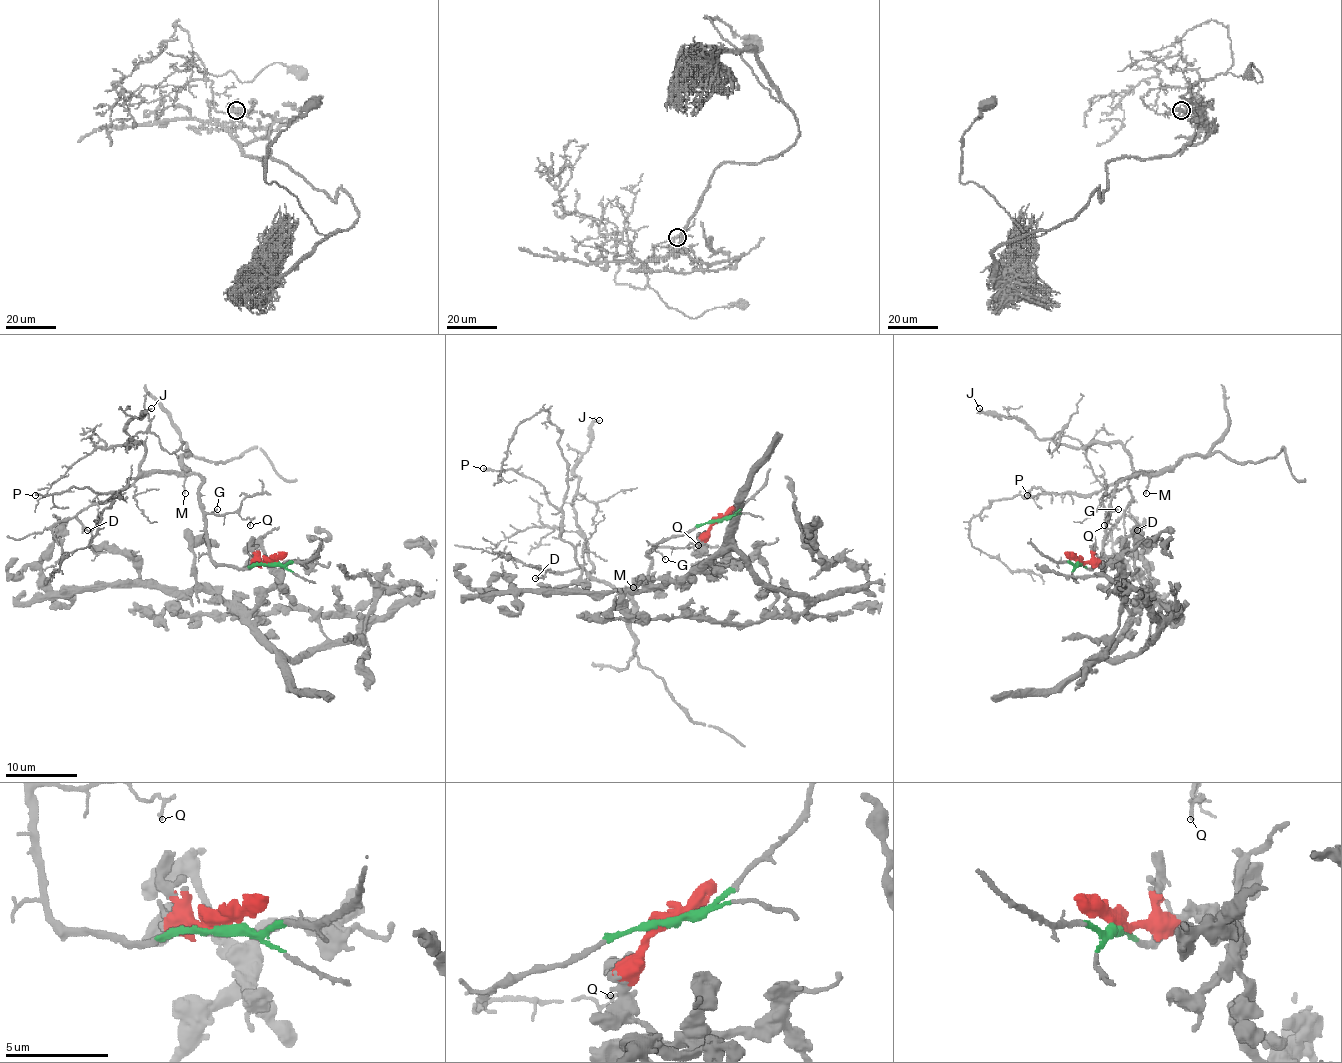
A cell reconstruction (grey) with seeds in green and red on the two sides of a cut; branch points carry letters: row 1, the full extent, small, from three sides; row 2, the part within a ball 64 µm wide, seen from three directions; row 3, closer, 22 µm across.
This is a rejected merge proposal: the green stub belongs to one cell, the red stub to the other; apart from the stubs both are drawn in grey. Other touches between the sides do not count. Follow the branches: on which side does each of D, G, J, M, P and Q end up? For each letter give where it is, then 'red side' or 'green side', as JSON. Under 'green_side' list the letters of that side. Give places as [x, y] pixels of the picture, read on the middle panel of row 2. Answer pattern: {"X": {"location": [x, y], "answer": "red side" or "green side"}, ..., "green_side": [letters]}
{"D": {"location": [535, 578], "answer": "green side"}, "G": {"location": [665, 559], "answer": "green side"}, "J": {"location": [599, 420], "answer": "green side"}, "M": {"location": [633, 587], "answer": "green side"}, "P": {"location": [483, 468], "answer": "green side"}, "Q": {"location": [698, 545], "answer": "green side"}, "green_side": ["D", "G", "J", "M", "P", "Q"]}

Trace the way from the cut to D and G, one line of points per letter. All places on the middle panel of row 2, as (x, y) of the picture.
D: (719, 520), (662, 540), (631, 593), (579, 568), (534, 577)
G: (719, 520), (665, 538), (654, 547), (665, 559)

